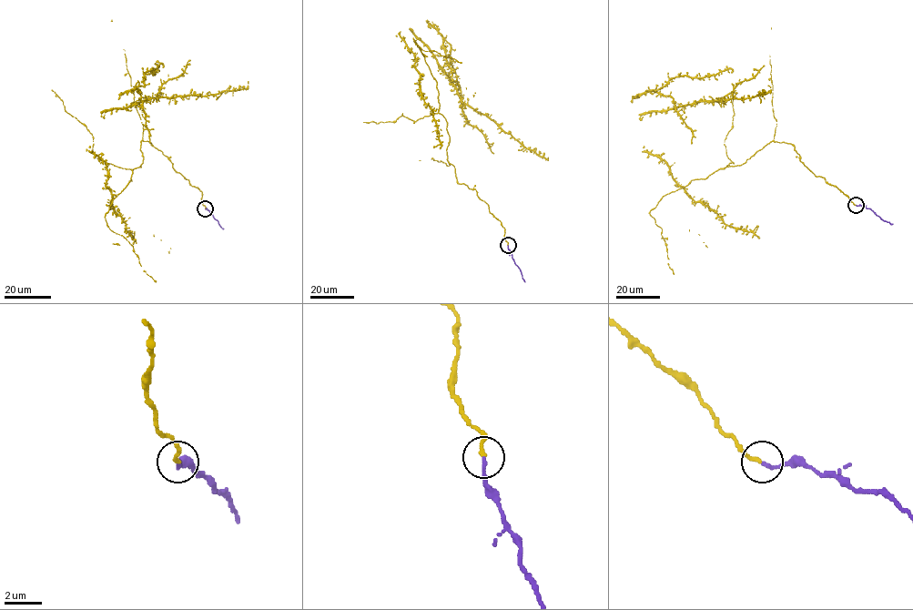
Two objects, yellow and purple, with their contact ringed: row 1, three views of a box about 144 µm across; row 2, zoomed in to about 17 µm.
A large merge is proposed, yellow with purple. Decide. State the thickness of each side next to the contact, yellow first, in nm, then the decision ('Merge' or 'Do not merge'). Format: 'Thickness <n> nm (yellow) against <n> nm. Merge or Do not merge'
Thickness 240 nm (yellow) against 200 nm. Merge

